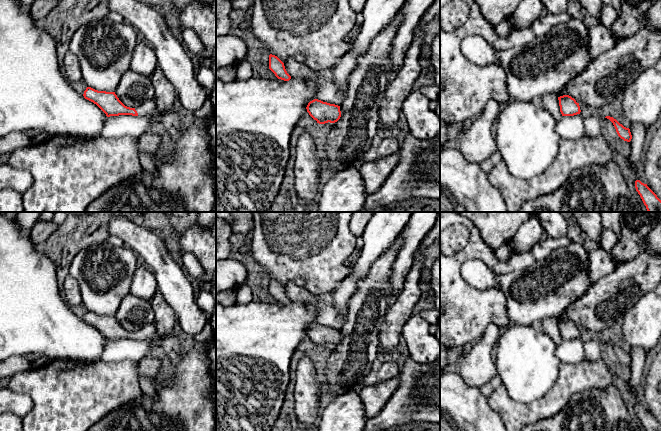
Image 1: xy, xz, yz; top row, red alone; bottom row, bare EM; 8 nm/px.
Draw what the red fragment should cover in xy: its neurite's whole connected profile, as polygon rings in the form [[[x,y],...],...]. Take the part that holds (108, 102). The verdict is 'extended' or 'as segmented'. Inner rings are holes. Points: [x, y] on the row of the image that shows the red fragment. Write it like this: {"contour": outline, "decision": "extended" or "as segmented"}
{"contour": [[[87,87],[84,98],[96,104],[107,117],[119,115],[147,116],[157,108],[154,100],[144,102],[136,108],[125,106],[115,92],[98,91]]], "decision": "extended"}

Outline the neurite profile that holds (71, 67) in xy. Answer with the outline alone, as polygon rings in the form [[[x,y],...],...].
[[[67,51],[63,61],[63,72],[70,82],[77,82],[82,79],[81,68],[78,58],[70,51]]]

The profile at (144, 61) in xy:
[[[137,43],[130,63],[130,69],[151,77],[152,73],[157,68],[157,58],[153,48],[144,43]]]

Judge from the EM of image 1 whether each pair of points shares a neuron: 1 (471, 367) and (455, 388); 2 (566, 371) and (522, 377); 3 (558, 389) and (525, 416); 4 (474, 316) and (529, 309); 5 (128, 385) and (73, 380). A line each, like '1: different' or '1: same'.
1: different
2: different
3: same
4: different
5: same

